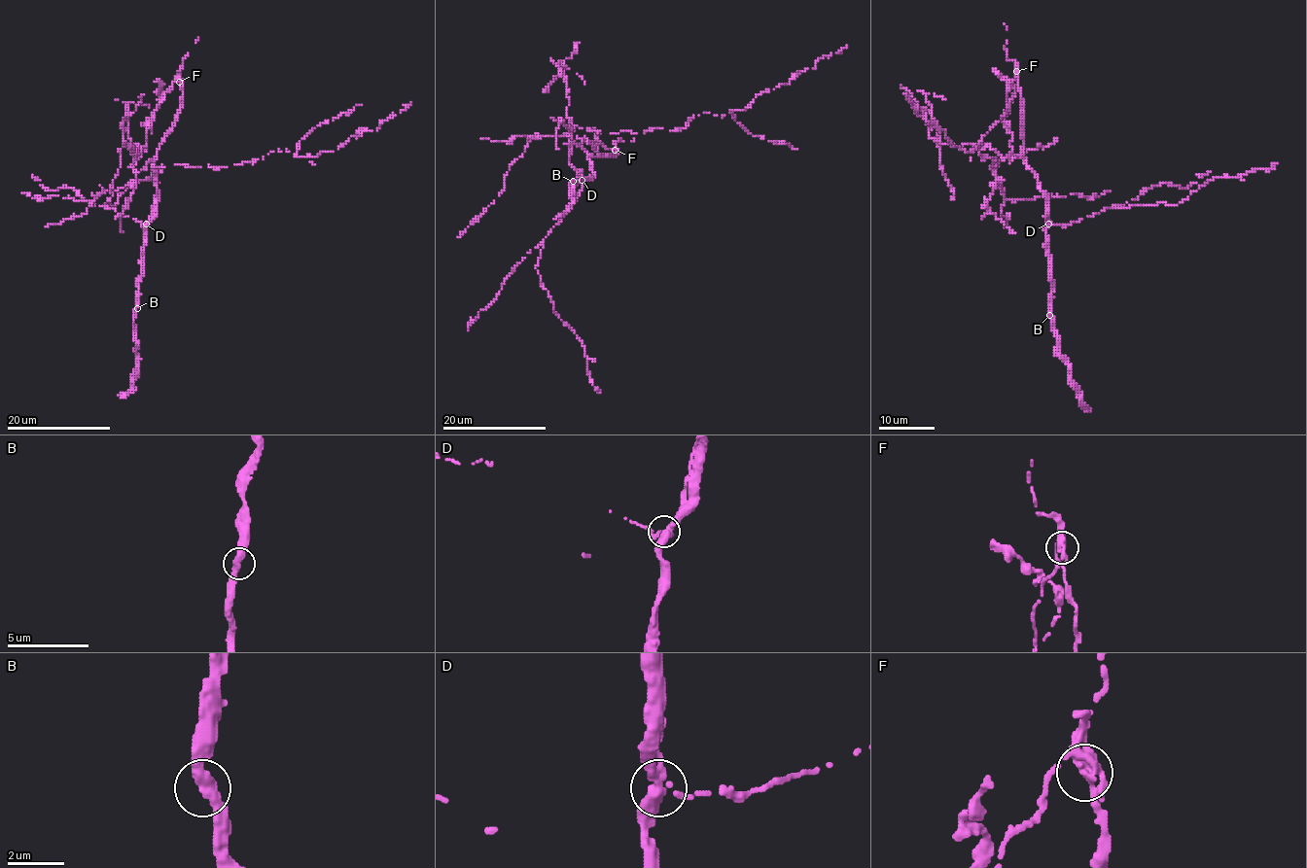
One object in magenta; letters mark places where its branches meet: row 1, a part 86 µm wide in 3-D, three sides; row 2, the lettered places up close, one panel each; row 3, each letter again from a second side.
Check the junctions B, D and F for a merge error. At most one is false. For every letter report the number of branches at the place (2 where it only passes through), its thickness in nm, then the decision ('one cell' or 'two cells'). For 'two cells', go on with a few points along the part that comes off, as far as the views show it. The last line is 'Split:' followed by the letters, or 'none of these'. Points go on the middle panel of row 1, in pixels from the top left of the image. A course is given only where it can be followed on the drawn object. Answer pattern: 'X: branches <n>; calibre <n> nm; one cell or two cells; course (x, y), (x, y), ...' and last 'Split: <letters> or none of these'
B: branches 2; calibre 380 nm; one cell
D: branches 3; calibre 320 nm; one cell
F: branches 3; calibre 320 nm; two cells
Split: F

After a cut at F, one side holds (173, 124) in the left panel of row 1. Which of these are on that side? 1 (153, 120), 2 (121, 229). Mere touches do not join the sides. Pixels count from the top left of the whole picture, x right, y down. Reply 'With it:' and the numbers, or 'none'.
With it: none

